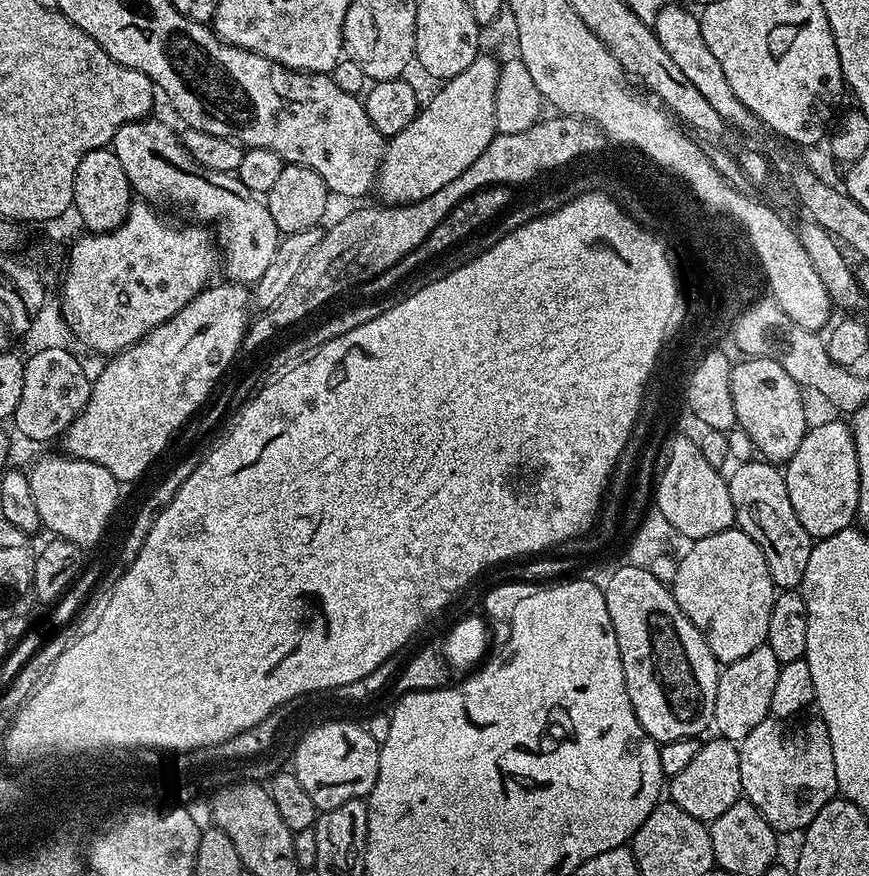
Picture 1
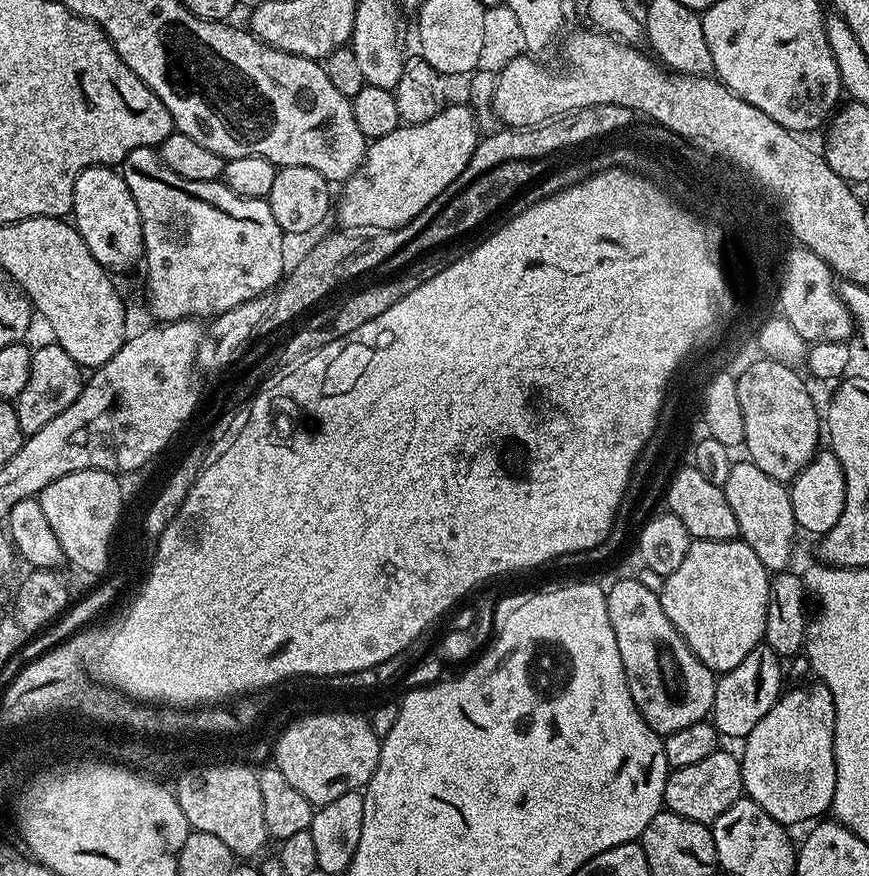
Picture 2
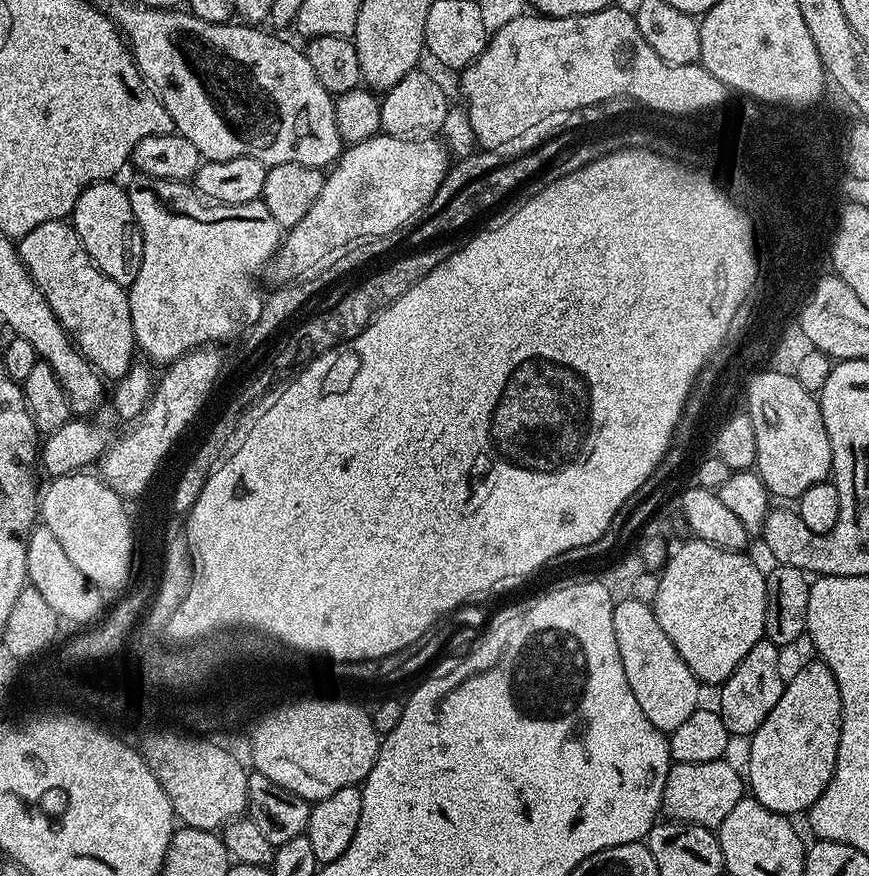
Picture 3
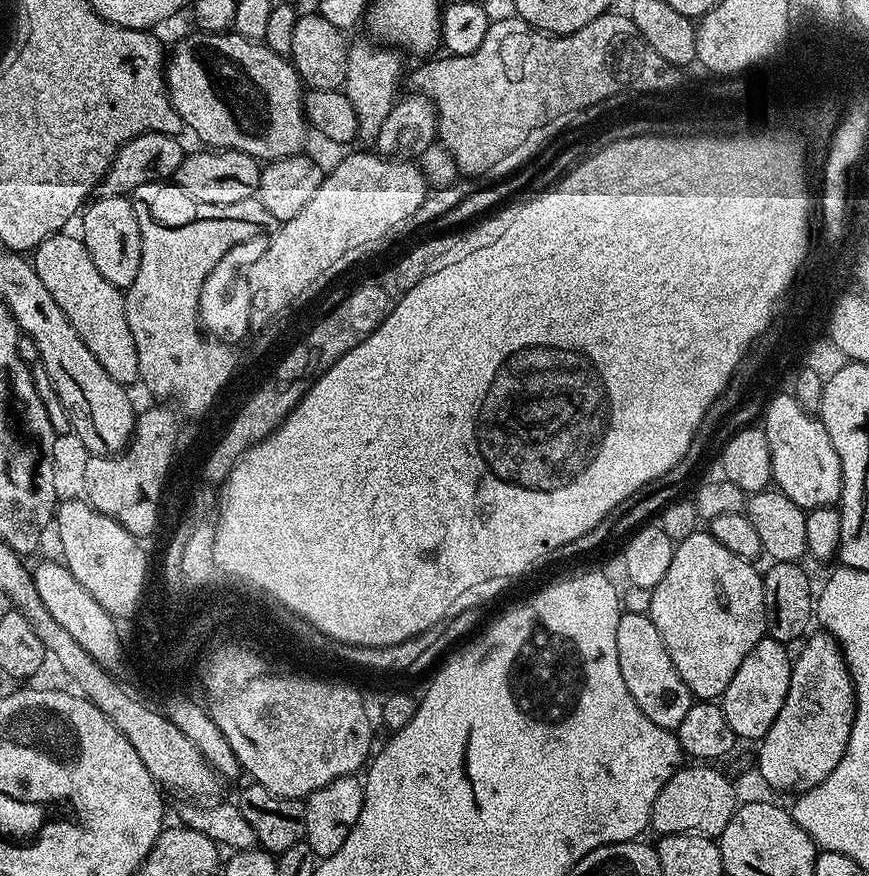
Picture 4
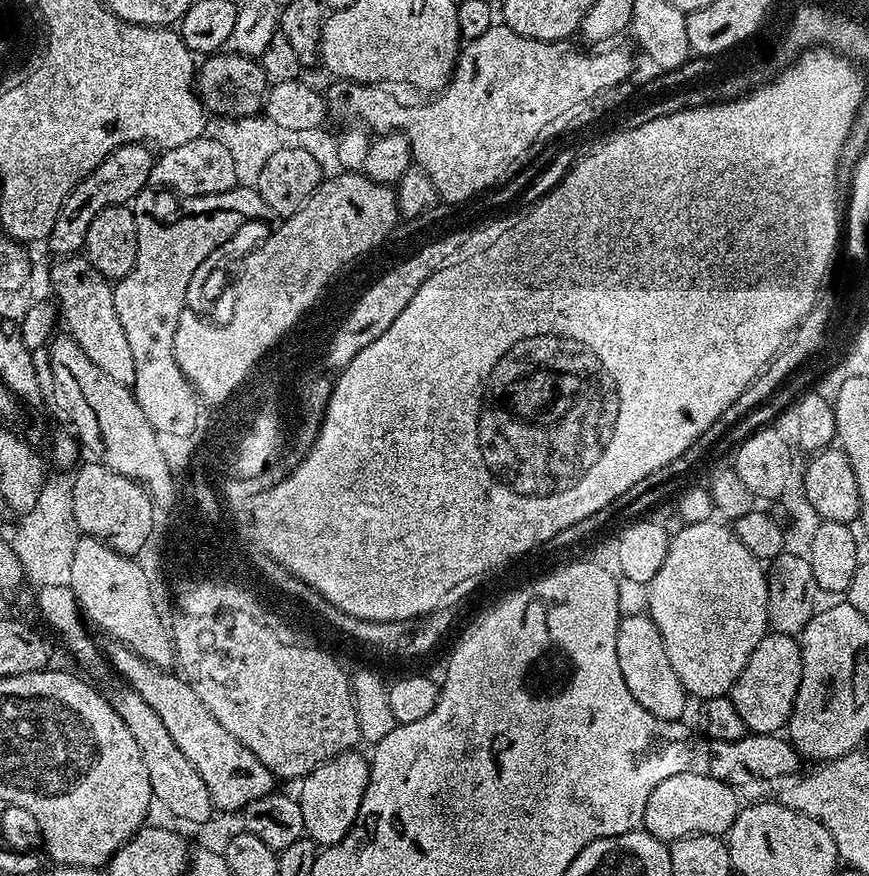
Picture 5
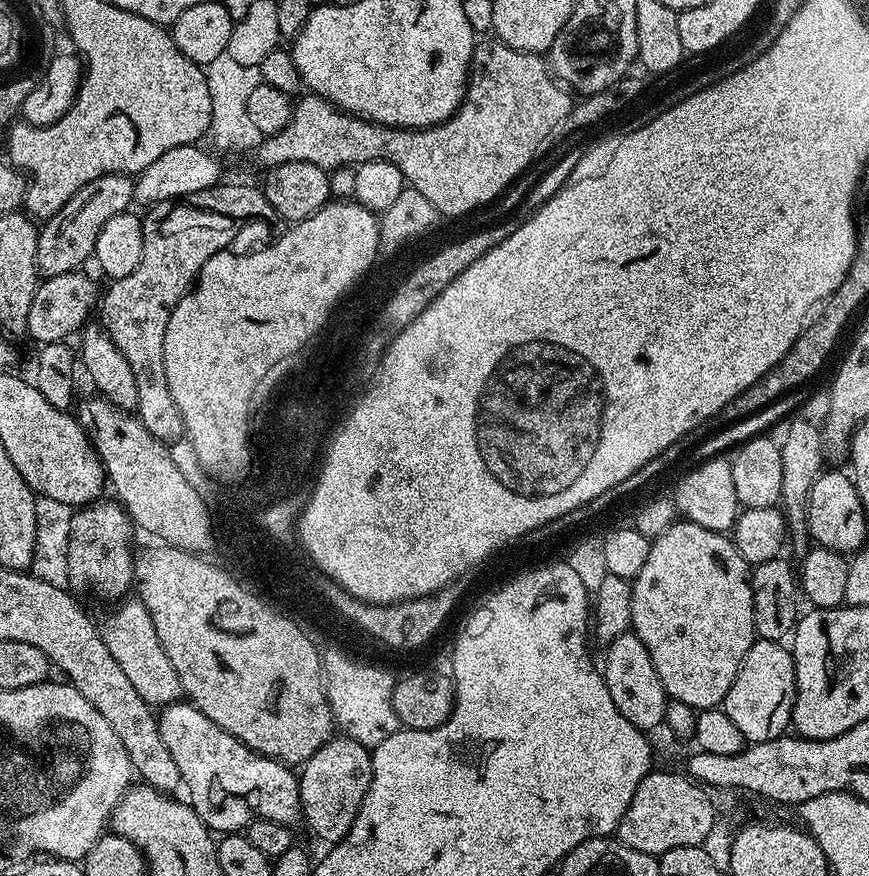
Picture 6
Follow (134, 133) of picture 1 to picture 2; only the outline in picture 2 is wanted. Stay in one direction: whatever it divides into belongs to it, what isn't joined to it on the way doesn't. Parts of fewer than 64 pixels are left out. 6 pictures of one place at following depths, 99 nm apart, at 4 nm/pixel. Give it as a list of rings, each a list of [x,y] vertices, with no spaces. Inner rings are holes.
[[[155,147],[130,150],[130,154],[126,154],[122,165],[122,175],[126,186],[130,186],[130,194],[134,194],[134,203],[137,204],[138,214],[142,218],[144,235],[142,269],[144,268],[145,274],[148,275],[148,308],[152,311],[153,321],[190,320],[201,318],[200,316],[215,318],[234,306],[242,306],[242,302],[250,302],[250,298],[271,293],[281,283],[286,272],[286,264],[284,268],[286,234],[280,229],[278,222],[274,222],[274,214],[270,214],[267,199],[242,198],[242,194],[234,194],[234,190],[230,190],[230,186],[226,186],[223,179],[194,182],[190,178],[182,178],[182,174],[174,174],[174,170],[170,170],[170,166],[162,162],[160,153]]]

